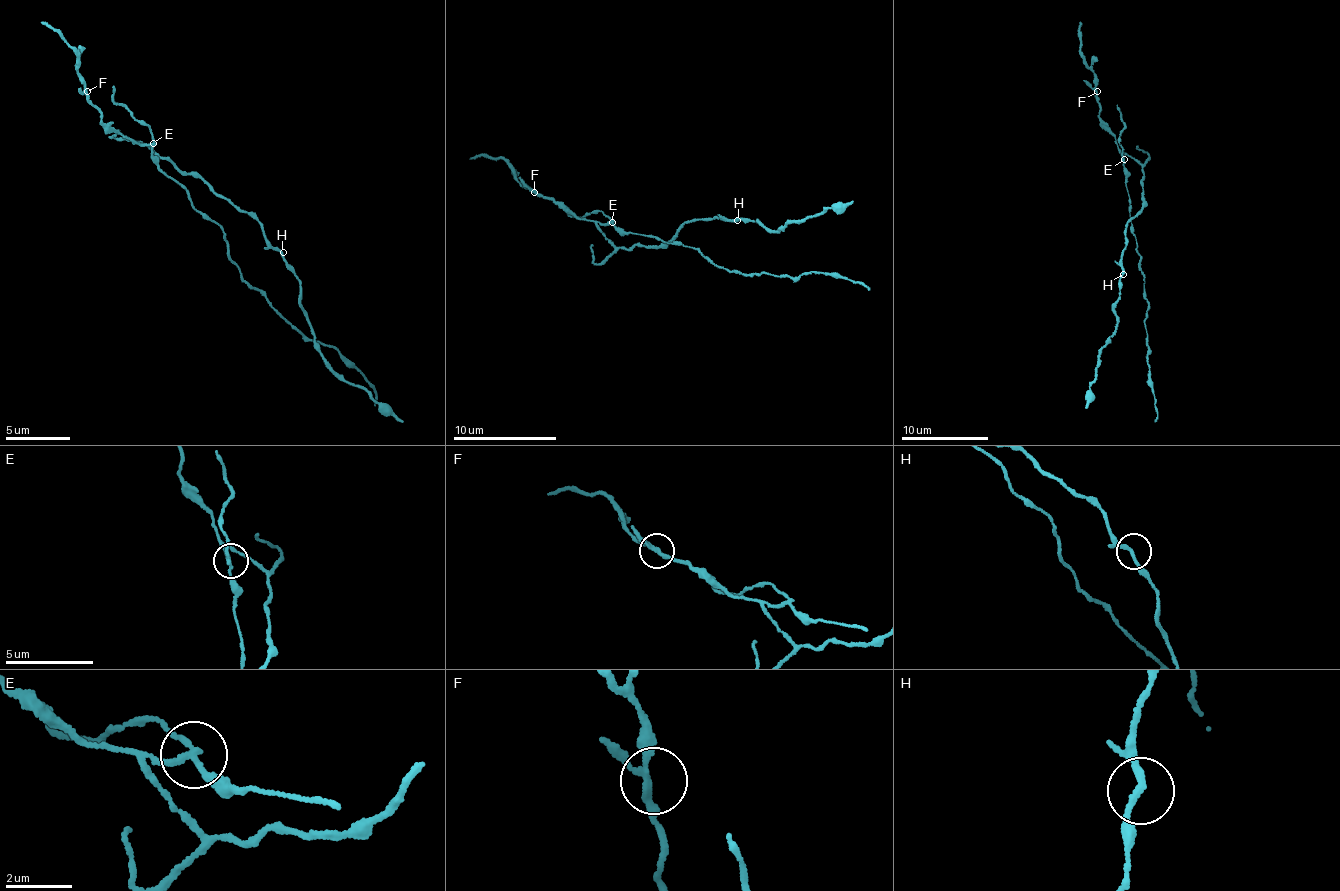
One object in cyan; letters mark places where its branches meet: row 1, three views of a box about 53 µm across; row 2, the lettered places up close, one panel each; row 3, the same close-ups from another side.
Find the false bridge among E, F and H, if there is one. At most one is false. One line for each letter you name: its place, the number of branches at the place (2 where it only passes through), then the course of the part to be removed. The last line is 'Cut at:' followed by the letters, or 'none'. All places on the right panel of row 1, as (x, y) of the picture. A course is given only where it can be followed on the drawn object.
E: Place: (1124, 159). Branches: 3. Course of the part to remove: (1124, 159), (1140, 265), (1144, 278), (1148, 374), (1156, 412), (1154, 421)
Cut at: E

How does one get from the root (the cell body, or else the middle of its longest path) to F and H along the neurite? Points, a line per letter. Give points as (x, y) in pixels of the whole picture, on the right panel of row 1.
F: (1130, 156), (1117, 147), (1114, 133), (1099, 117), (1097, 91)
H: (1130, 156), (1141, 167), (1145, 200), (1138, 214), (1127, 224), (1127, 240), (1122, 259), (1123, 274)

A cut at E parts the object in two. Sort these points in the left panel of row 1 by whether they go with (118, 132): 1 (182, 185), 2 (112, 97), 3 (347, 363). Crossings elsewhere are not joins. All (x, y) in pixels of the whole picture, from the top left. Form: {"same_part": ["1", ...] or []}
{"same_part": []}

